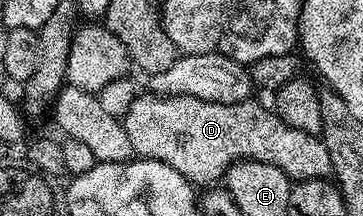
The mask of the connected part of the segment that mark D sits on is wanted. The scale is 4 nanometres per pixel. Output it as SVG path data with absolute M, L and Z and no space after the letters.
M136 95L121 118L132 153L173 166L192 185L211 186L222 181L227 168L238 160L269 162L293 182L322 180L332 175L329 150L322 139L305 130L293 130L270 107L262 108L258 99L218 104L192 96L146 95Z

